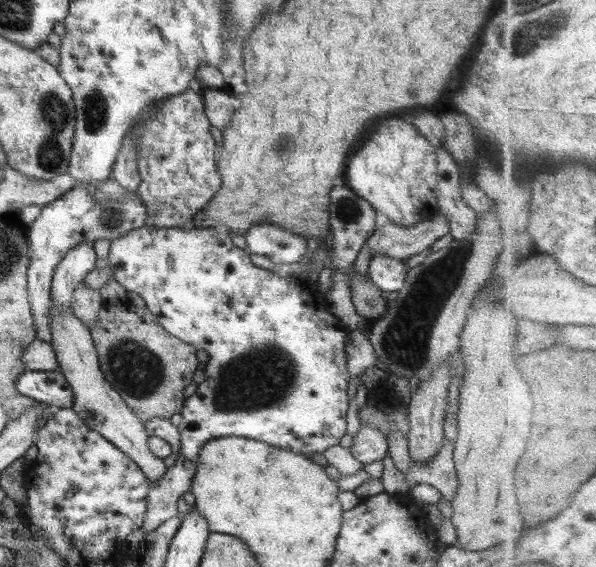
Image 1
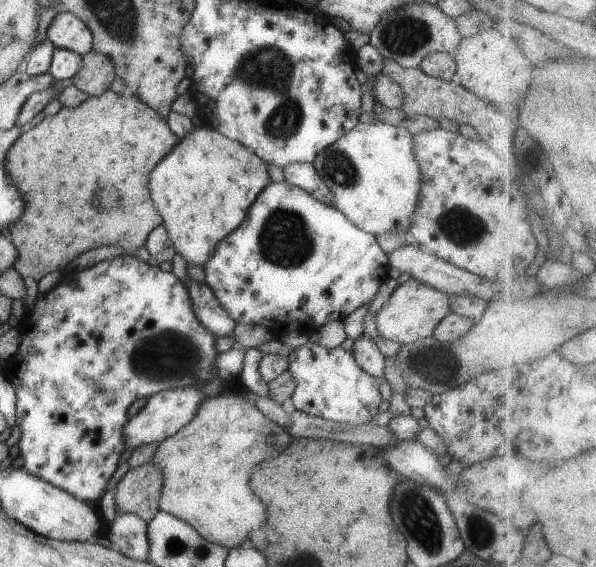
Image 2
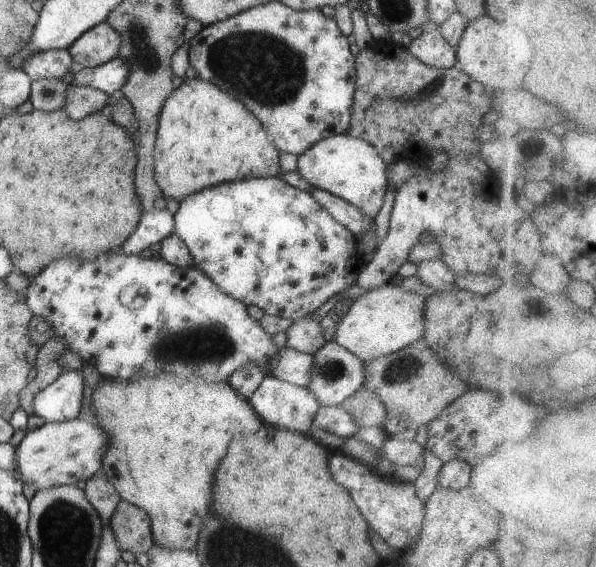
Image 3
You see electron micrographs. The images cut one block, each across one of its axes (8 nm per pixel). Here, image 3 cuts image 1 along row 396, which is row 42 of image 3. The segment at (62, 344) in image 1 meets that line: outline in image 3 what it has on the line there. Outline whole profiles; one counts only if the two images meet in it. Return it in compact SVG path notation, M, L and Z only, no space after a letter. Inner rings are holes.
M104 21L88 29L67 49L75 65L96 68L118 57L120 45L120 33Z

